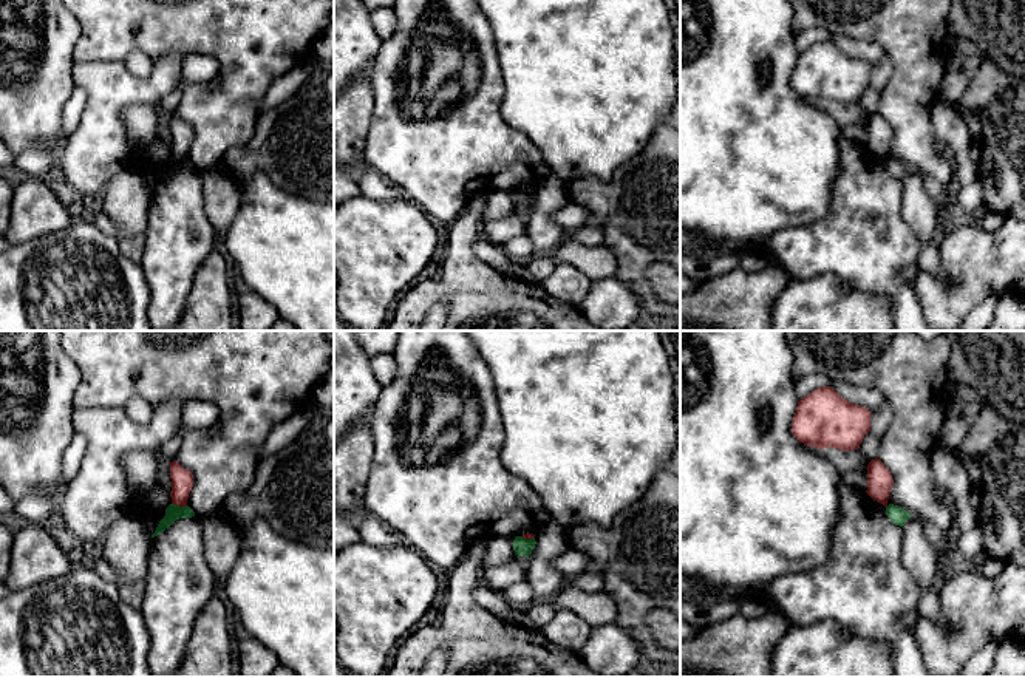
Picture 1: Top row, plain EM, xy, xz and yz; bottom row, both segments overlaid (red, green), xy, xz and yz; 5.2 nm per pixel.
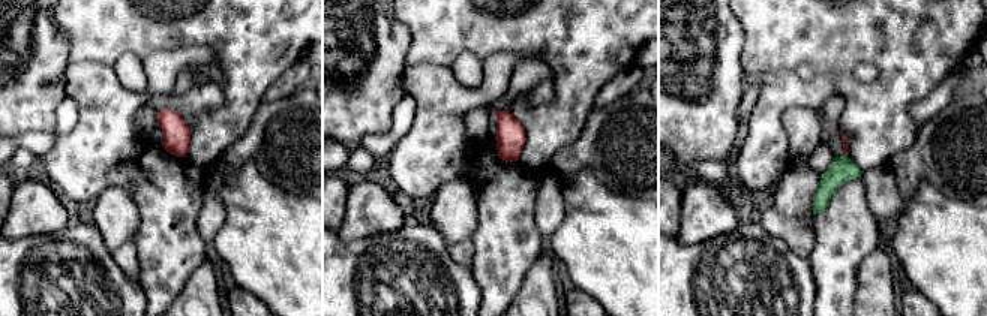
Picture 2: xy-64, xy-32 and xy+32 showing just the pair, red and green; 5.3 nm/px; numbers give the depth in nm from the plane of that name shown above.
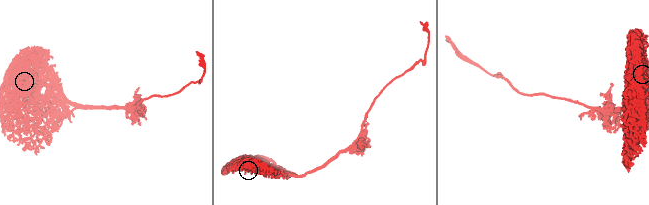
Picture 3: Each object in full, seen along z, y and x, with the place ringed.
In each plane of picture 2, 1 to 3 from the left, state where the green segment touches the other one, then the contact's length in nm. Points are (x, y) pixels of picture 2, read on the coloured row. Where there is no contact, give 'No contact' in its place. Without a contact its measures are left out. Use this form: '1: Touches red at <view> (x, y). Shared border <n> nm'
1: No contact
2: No contact
3: No contact

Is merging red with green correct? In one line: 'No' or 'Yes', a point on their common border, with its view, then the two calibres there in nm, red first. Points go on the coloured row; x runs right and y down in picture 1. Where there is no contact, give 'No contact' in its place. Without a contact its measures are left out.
No. Touches red at xy (180, 506). Thickness 110 nm (red) against 80 nm

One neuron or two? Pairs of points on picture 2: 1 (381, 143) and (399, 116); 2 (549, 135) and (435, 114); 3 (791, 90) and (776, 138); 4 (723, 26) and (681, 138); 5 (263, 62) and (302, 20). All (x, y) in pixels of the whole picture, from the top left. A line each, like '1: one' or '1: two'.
1: one
2: two
3: one
4: one
5: one

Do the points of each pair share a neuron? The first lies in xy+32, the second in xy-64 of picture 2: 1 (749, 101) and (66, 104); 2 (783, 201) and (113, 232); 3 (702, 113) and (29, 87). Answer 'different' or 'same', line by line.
1: same
2: same
3: same

